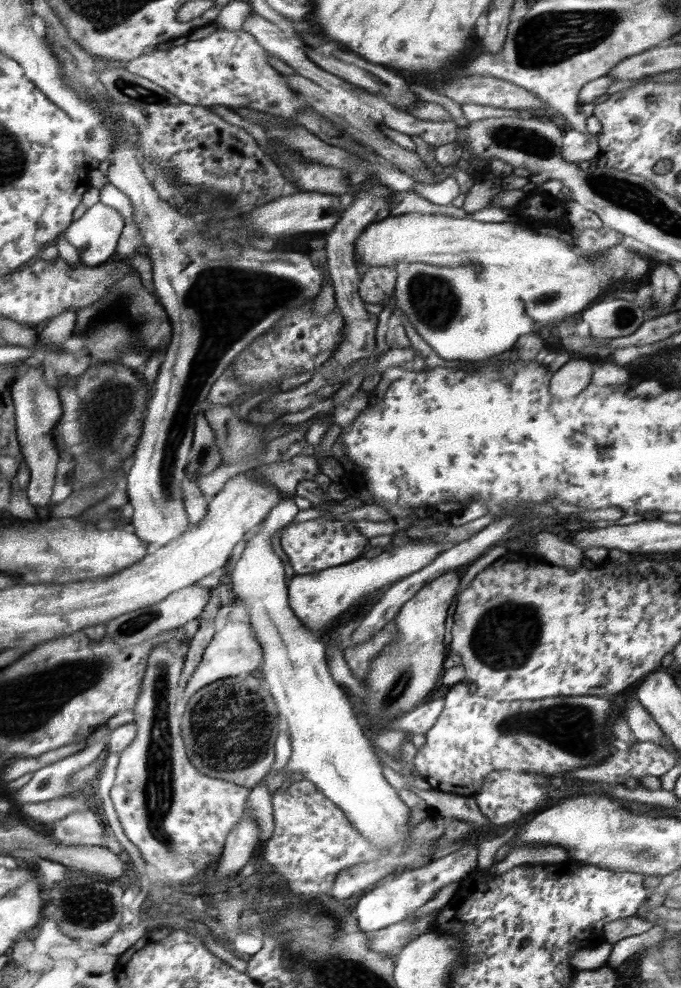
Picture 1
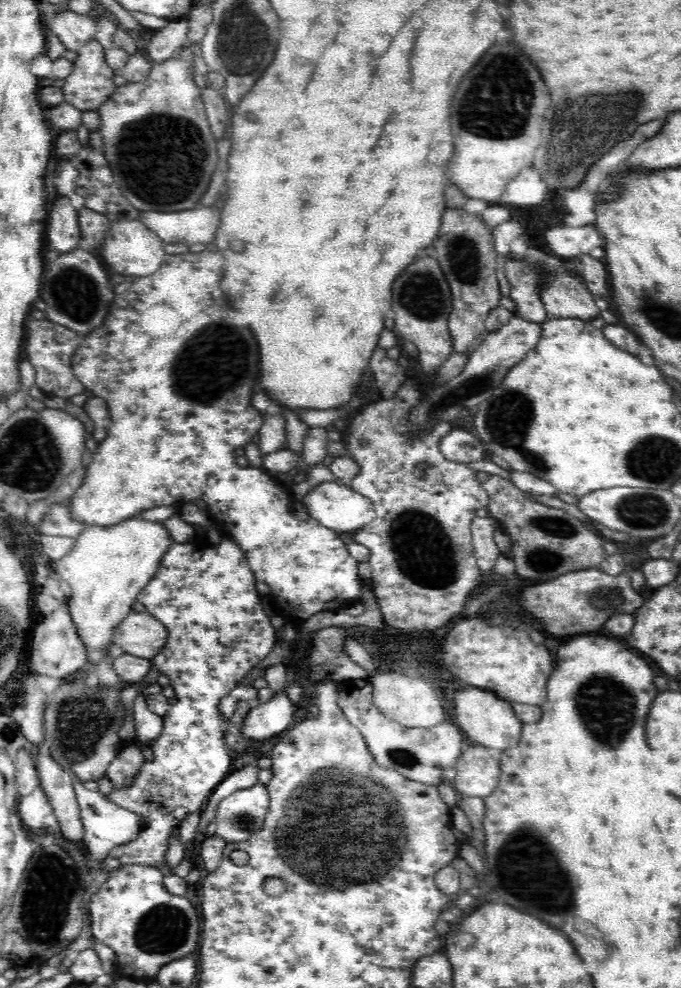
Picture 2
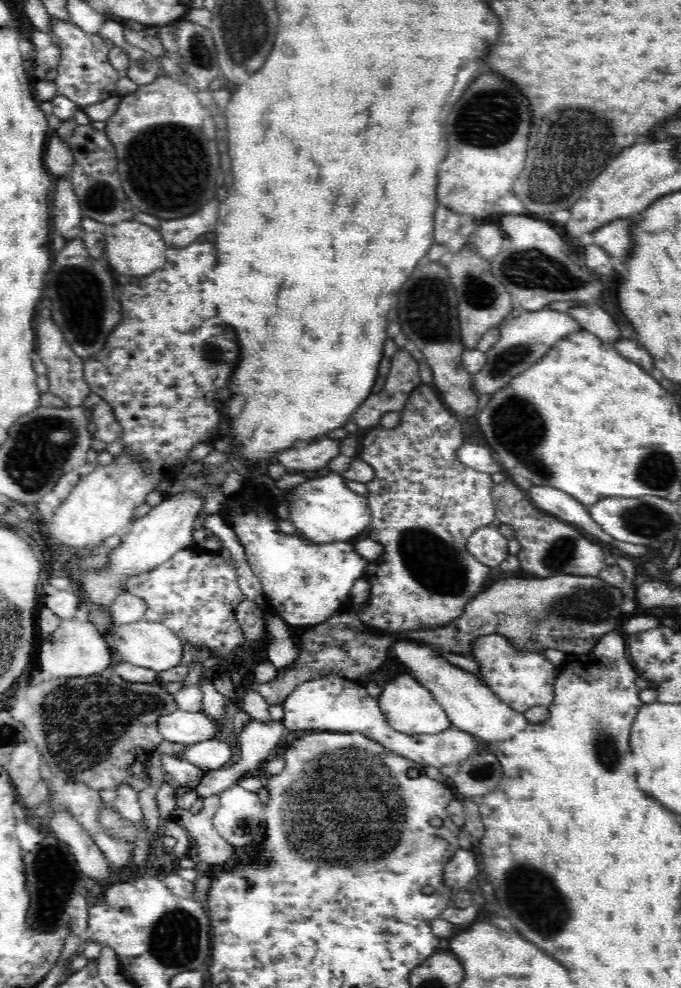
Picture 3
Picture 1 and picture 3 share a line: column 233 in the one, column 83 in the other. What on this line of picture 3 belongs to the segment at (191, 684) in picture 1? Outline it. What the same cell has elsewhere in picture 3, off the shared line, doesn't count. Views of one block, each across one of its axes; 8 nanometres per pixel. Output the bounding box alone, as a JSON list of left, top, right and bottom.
[40,618,118,678]

